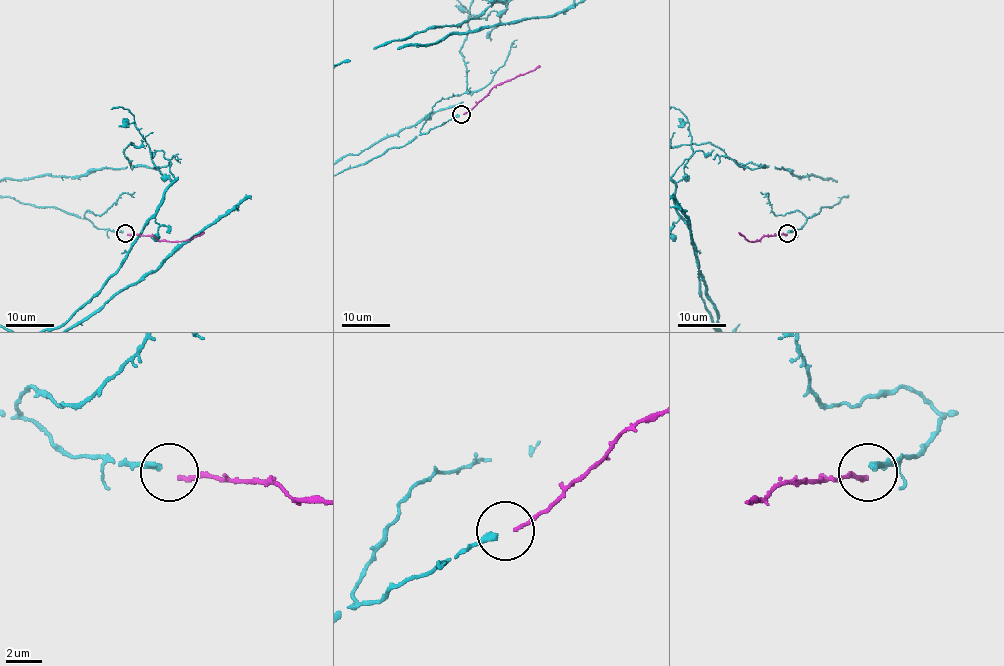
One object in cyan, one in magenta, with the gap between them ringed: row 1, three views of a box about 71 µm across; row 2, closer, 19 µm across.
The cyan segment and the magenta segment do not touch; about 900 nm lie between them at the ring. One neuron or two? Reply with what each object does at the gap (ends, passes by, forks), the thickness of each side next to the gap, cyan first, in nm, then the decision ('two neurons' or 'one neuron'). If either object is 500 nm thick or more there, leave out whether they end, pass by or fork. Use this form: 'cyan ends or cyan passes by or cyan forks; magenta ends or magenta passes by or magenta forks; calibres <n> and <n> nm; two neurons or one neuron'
cyan ends; magenta ends; calibres 360 and 220 nm; one neuron

